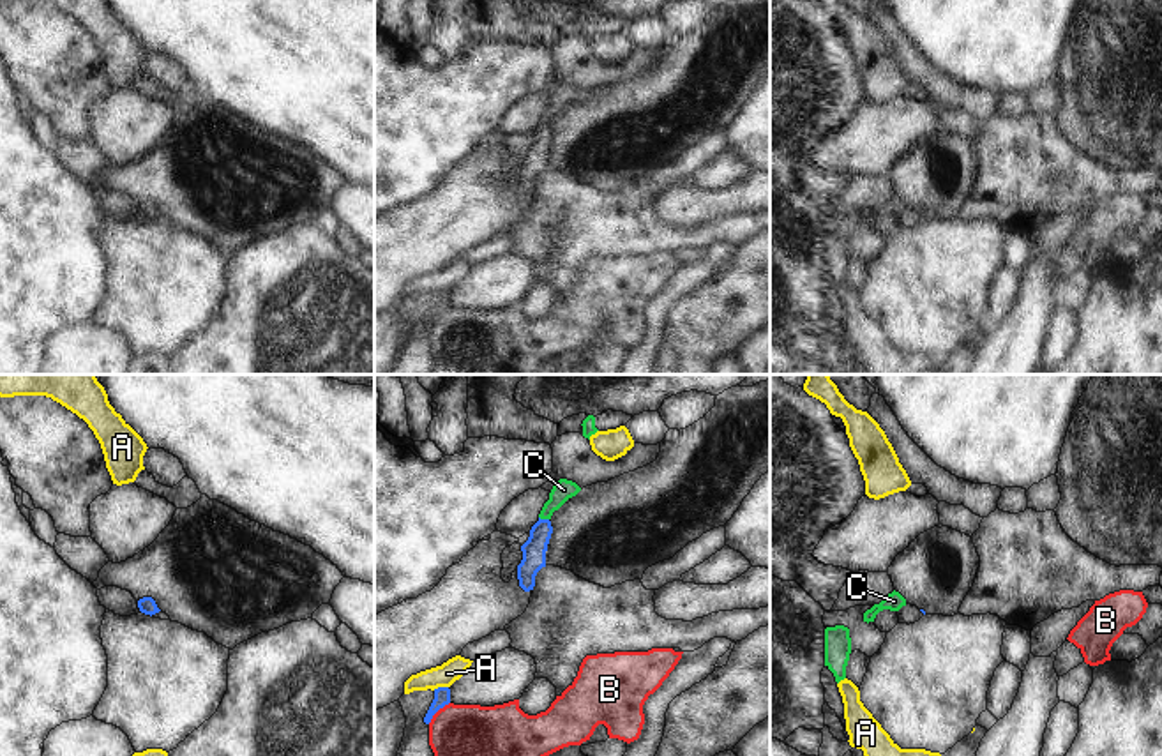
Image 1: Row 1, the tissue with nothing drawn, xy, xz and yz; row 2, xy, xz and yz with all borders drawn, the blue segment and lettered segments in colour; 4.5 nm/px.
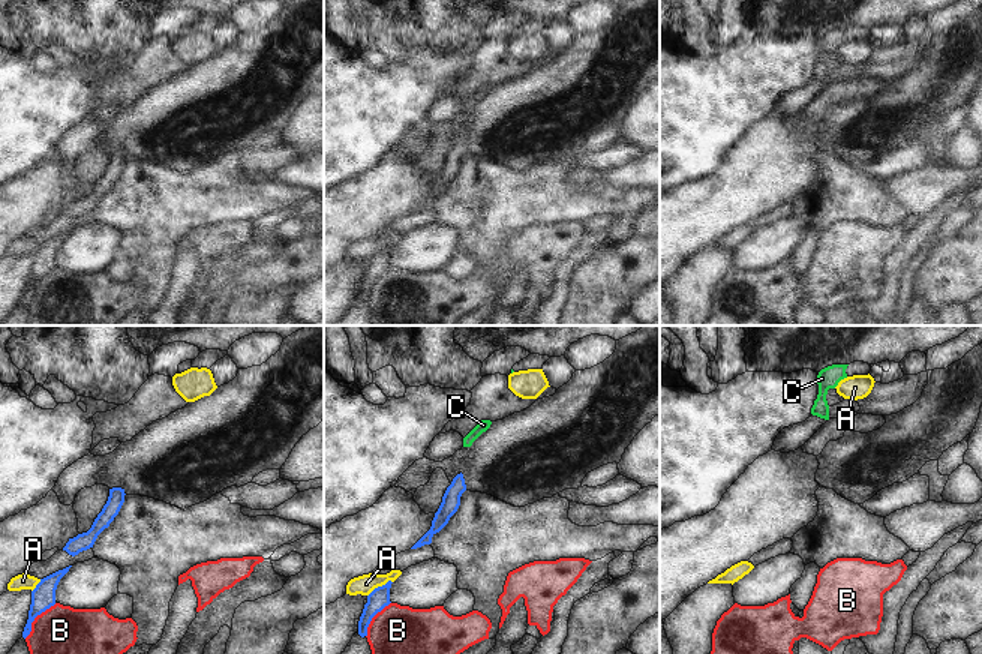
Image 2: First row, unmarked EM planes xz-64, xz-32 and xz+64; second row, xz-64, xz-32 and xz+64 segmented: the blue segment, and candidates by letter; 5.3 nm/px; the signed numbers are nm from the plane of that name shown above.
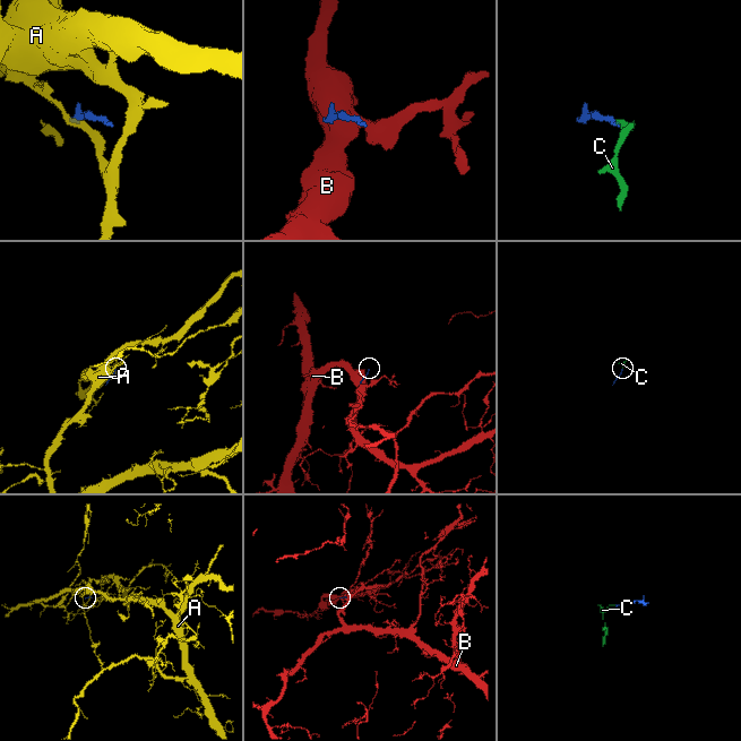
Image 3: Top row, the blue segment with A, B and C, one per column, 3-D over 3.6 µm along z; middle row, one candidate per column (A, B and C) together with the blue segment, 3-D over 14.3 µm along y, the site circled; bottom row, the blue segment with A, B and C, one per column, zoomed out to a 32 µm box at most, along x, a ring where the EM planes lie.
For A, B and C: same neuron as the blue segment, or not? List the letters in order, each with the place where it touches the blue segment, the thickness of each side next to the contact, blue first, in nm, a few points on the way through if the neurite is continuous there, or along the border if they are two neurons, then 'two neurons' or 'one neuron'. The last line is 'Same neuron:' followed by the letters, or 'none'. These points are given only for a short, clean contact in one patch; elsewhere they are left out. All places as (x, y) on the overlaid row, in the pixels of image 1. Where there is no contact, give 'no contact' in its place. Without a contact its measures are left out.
A: meets blue in xz at (440, 687); 80 nm thick on the blue side, 100 nm on the other; border along xz (447, 686), (433, 689); two neurons
B: meets blue in xz at (437, 710); 80 nm thick on the blue side, 240 nm on the other; border along xz (449, 702), (428, 723); two neurons
C: meets blue in xz at (544, 520); 110 nm thick on the blue side, 90 nm on the other; runs through xz (534, 550), (544, 520), (546, 511), (564, 490); one neuron
Same neuron: C

